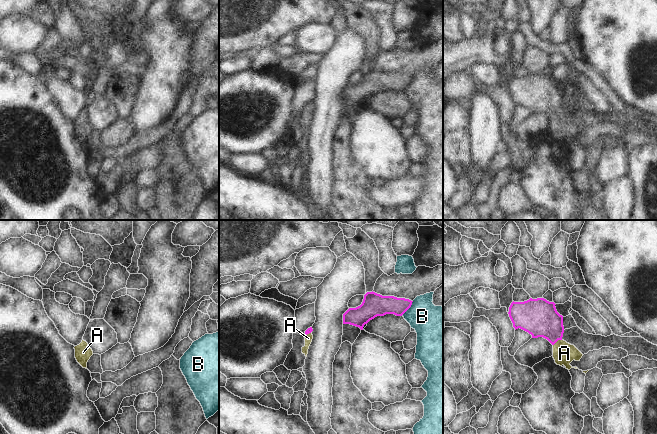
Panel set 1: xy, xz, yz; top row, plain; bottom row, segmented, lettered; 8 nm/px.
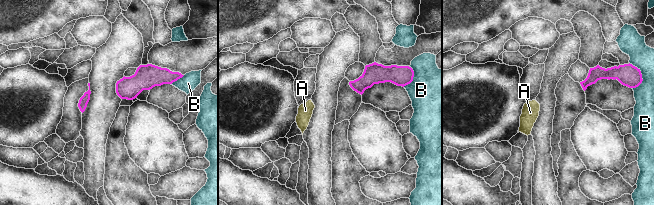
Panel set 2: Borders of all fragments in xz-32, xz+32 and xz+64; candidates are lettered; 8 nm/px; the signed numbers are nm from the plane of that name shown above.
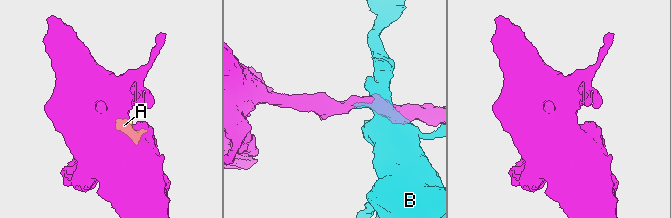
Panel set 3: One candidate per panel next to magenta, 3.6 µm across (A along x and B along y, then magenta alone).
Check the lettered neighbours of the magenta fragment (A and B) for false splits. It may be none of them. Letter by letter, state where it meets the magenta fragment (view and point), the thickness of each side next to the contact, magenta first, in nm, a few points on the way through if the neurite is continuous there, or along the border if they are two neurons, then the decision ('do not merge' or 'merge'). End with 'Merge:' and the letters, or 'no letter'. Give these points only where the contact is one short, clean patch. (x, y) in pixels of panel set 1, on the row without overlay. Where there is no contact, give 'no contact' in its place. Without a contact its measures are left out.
A: contact yz (557, 116); calibres 300 and 180 nm; way yz (539, 93), (553, 107), (557, 116), (564, 129); merge
B: contact xz (408, 84); calibres 180 and 320 nm; do not merge
Merge: A

